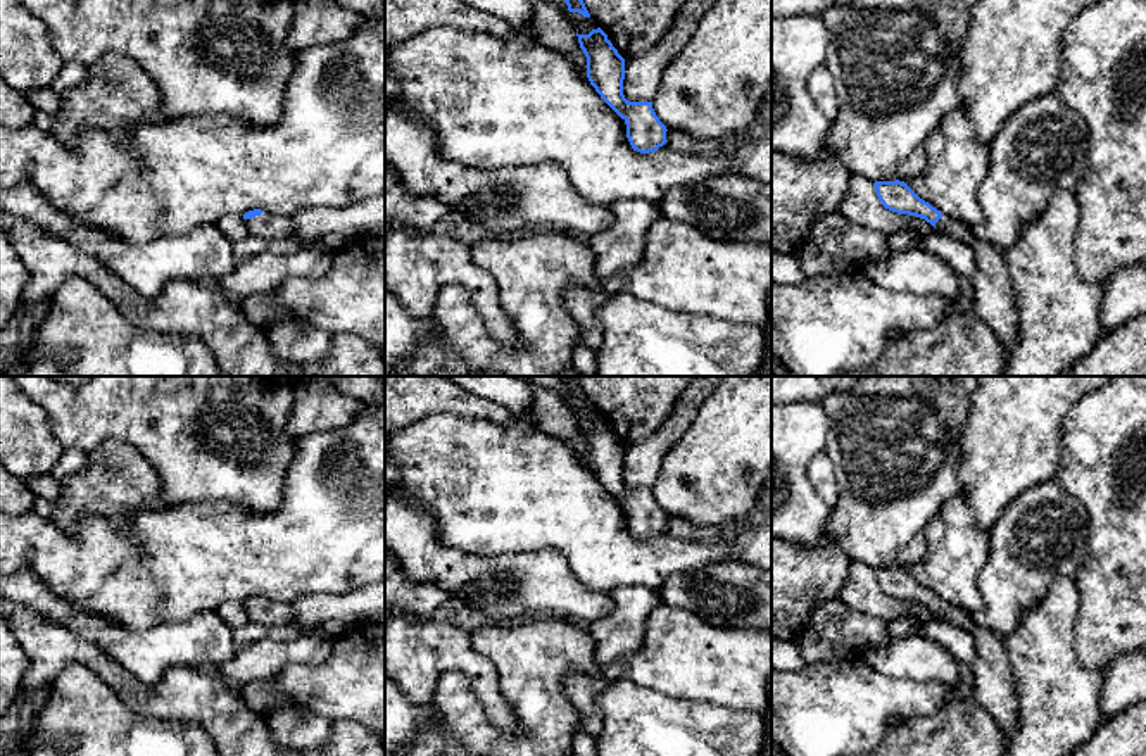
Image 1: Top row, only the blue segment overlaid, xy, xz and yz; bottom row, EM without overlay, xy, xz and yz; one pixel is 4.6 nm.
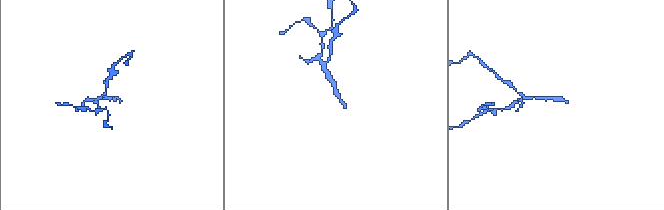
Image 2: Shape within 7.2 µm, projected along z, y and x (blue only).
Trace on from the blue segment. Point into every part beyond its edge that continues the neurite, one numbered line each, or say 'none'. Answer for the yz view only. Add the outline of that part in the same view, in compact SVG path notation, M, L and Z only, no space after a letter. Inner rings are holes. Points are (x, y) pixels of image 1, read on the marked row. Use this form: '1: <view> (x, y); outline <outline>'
1: yz (994, 299); outline M946 214L935 223L935 233L963 242L975 252L973 309L996 331L1003 357L1010 359L1020 340L1020 312L1003 252L977 238L970 226Z

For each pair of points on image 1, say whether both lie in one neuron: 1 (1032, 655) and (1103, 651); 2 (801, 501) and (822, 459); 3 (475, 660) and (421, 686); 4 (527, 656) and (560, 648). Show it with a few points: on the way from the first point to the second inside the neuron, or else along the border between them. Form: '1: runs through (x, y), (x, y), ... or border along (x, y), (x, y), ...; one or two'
1: border along (1077, 611), (1076, 656), (1084, 667), (1107, 672); two
2: border along (824, 449), (813, 458), (808, 480), (831, 508); two
3: runs through (461, 660), (444, 660), (432, 672); one
4: runs through (535, 656), (551, 648); one

